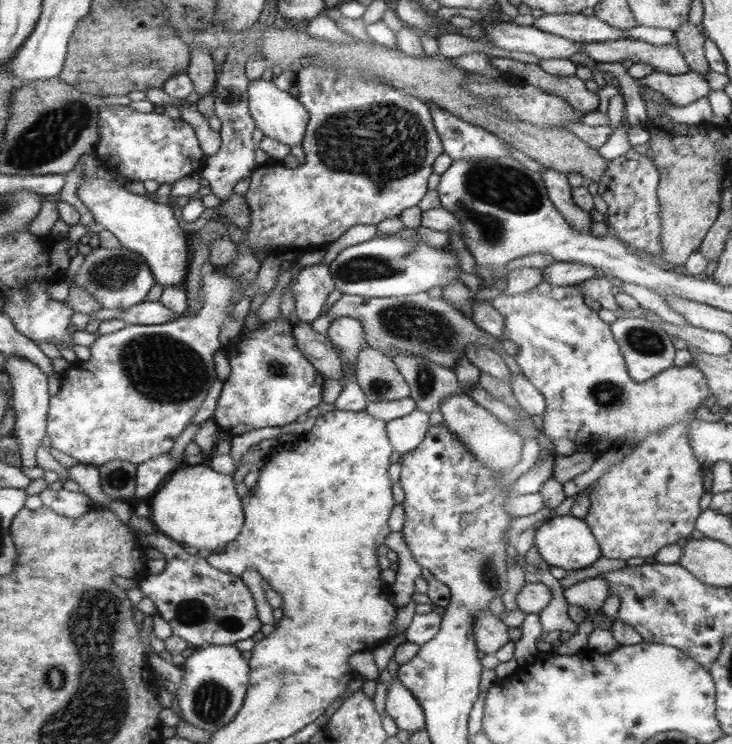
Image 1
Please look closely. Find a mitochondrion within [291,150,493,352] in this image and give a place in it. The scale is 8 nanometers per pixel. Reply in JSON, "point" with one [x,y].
{"point":[365,267]}

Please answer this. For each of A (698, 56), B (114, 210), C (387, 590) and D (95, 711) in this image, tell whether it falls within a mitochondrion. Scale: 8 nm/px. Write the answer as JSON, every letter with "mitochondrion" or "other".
{"A":"other","B":"other","C":"other","D":"mitochondrion"}

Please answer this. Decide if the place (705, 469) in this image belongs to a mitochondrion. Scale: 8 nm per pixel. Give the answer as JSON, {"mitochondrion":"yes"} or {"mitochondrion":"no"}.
{"mitochondrion":"no"}

